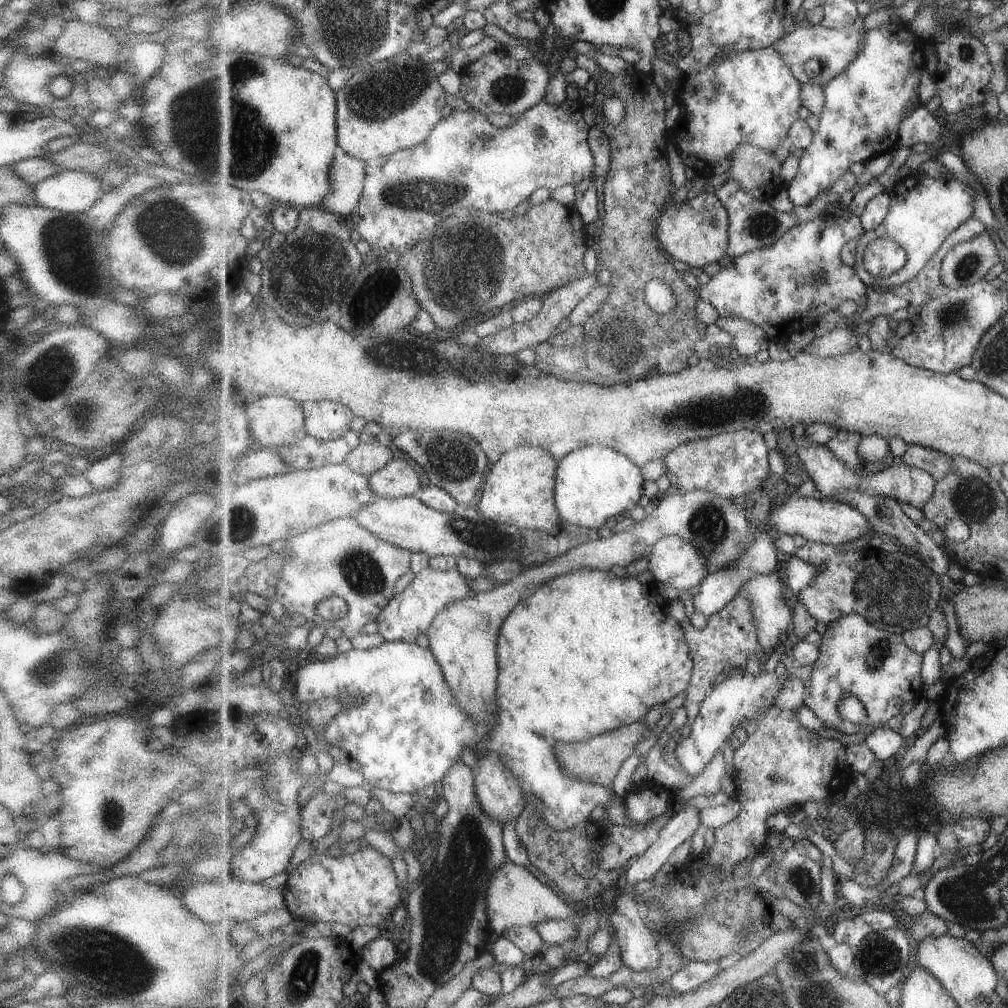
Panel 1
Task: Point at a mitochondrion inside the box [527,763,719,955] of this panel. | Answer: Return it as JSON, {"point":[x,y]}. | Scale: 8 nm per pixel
{"point":[680,910]}

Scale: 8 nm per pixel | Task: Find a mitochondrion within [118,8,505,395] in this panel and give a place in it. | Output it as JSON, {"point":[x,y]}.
{"point":[226,136]}

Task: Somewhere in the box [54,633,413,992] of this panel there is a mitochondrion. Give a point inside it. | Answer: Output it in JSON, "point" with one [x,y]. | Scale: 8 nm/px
{"point":[134,965]}

